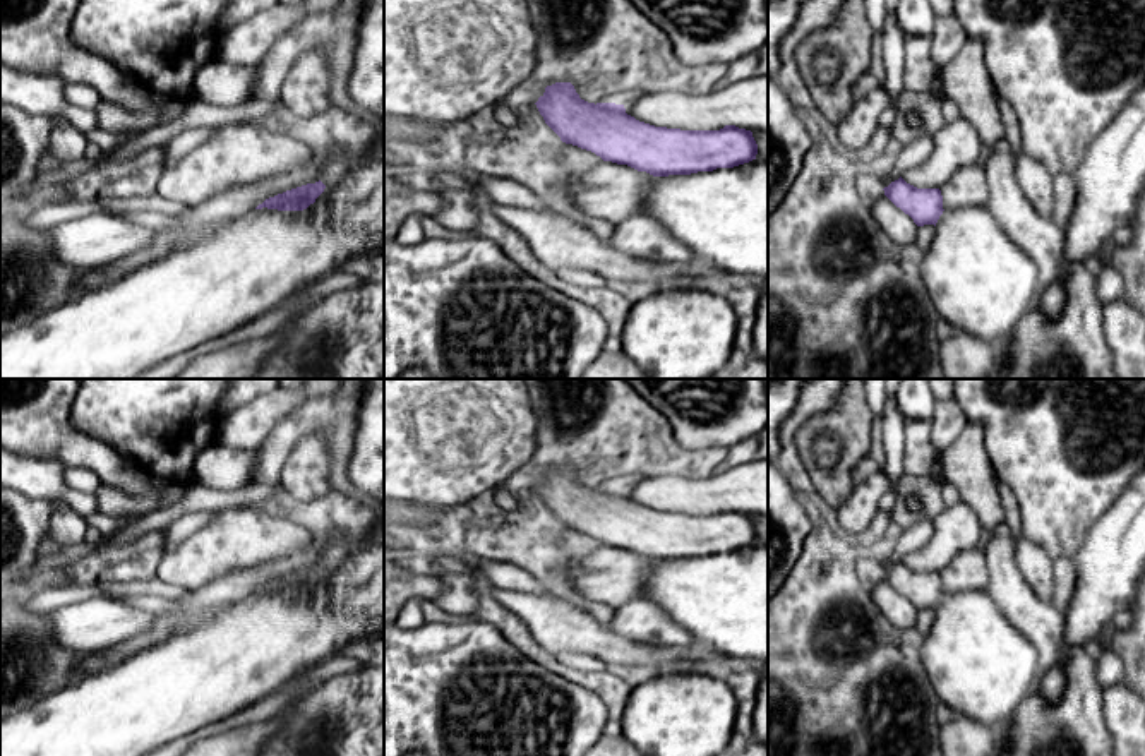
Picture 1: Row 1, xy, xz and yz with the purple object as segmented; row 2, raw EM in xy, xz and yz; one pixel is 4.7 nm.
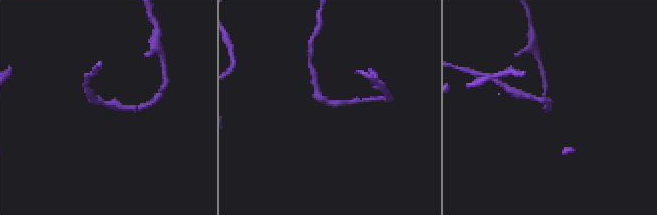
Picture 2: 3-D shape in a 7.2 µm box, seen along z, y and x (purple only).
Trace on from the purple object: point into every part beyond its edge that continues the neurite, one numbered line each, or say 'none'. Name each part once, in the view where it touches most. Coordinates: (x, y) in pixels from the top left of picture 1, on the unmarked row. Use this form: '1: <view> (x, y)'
1: xy (235, 587)

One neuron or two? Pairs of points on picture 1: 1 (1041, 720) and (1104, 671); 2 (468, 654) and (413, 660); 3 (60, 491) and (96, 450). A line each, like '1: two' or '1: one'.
1: two
2: one
3: two

